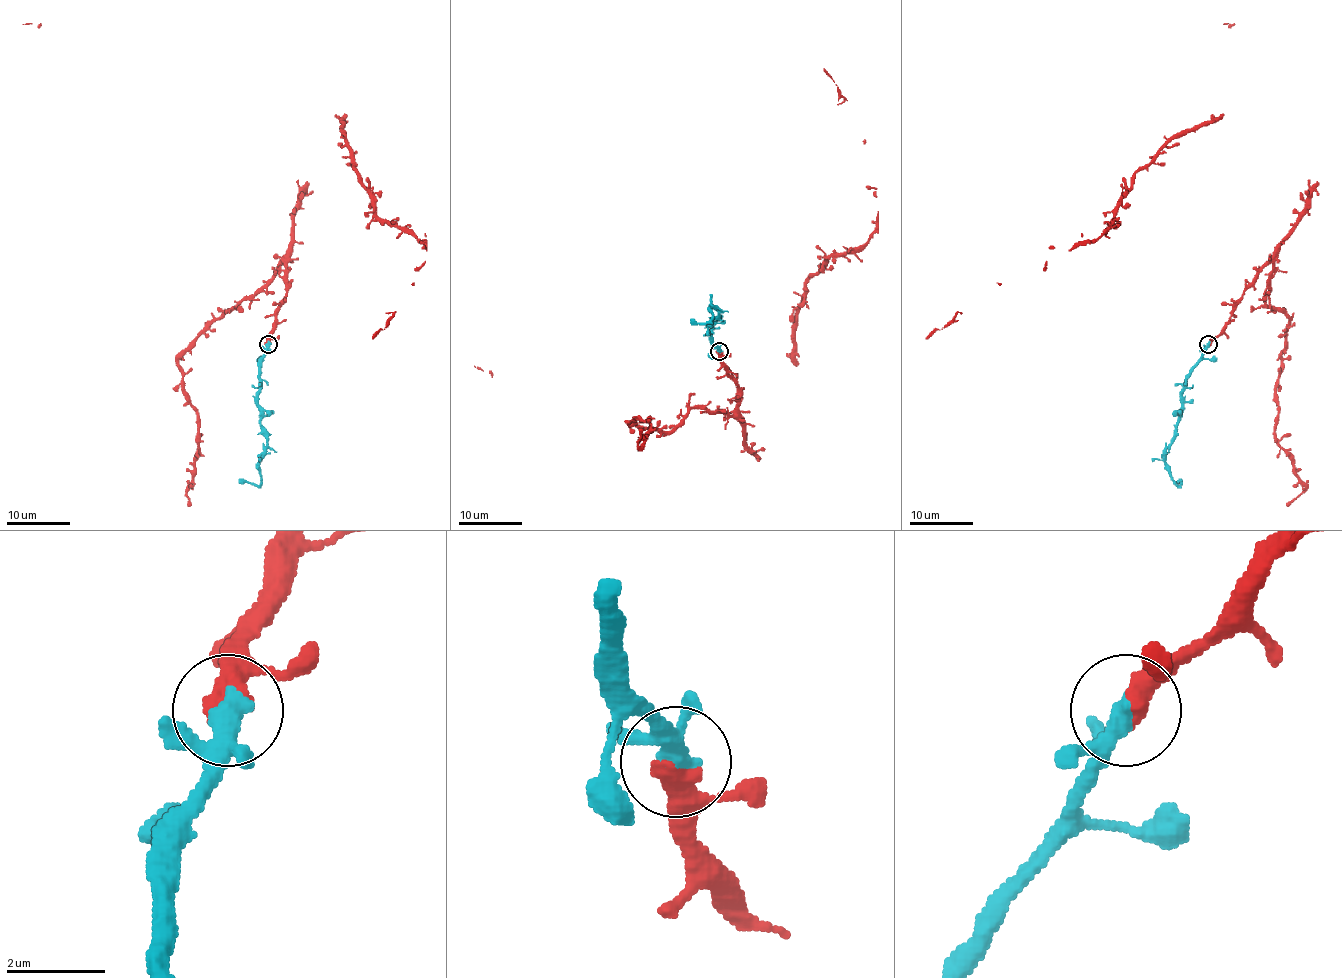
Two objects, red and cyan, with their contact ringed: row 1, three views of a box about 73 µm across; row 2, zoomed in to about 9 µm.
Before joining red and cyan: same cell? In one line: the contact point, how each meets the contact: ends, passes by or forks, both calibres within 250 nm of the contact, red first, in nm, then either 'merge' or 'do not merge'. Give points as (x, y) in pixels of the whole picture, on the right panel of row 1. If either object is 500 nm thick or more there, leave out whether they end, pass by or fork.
place (1208, 344); calibres 500 and 280 nm; merge

